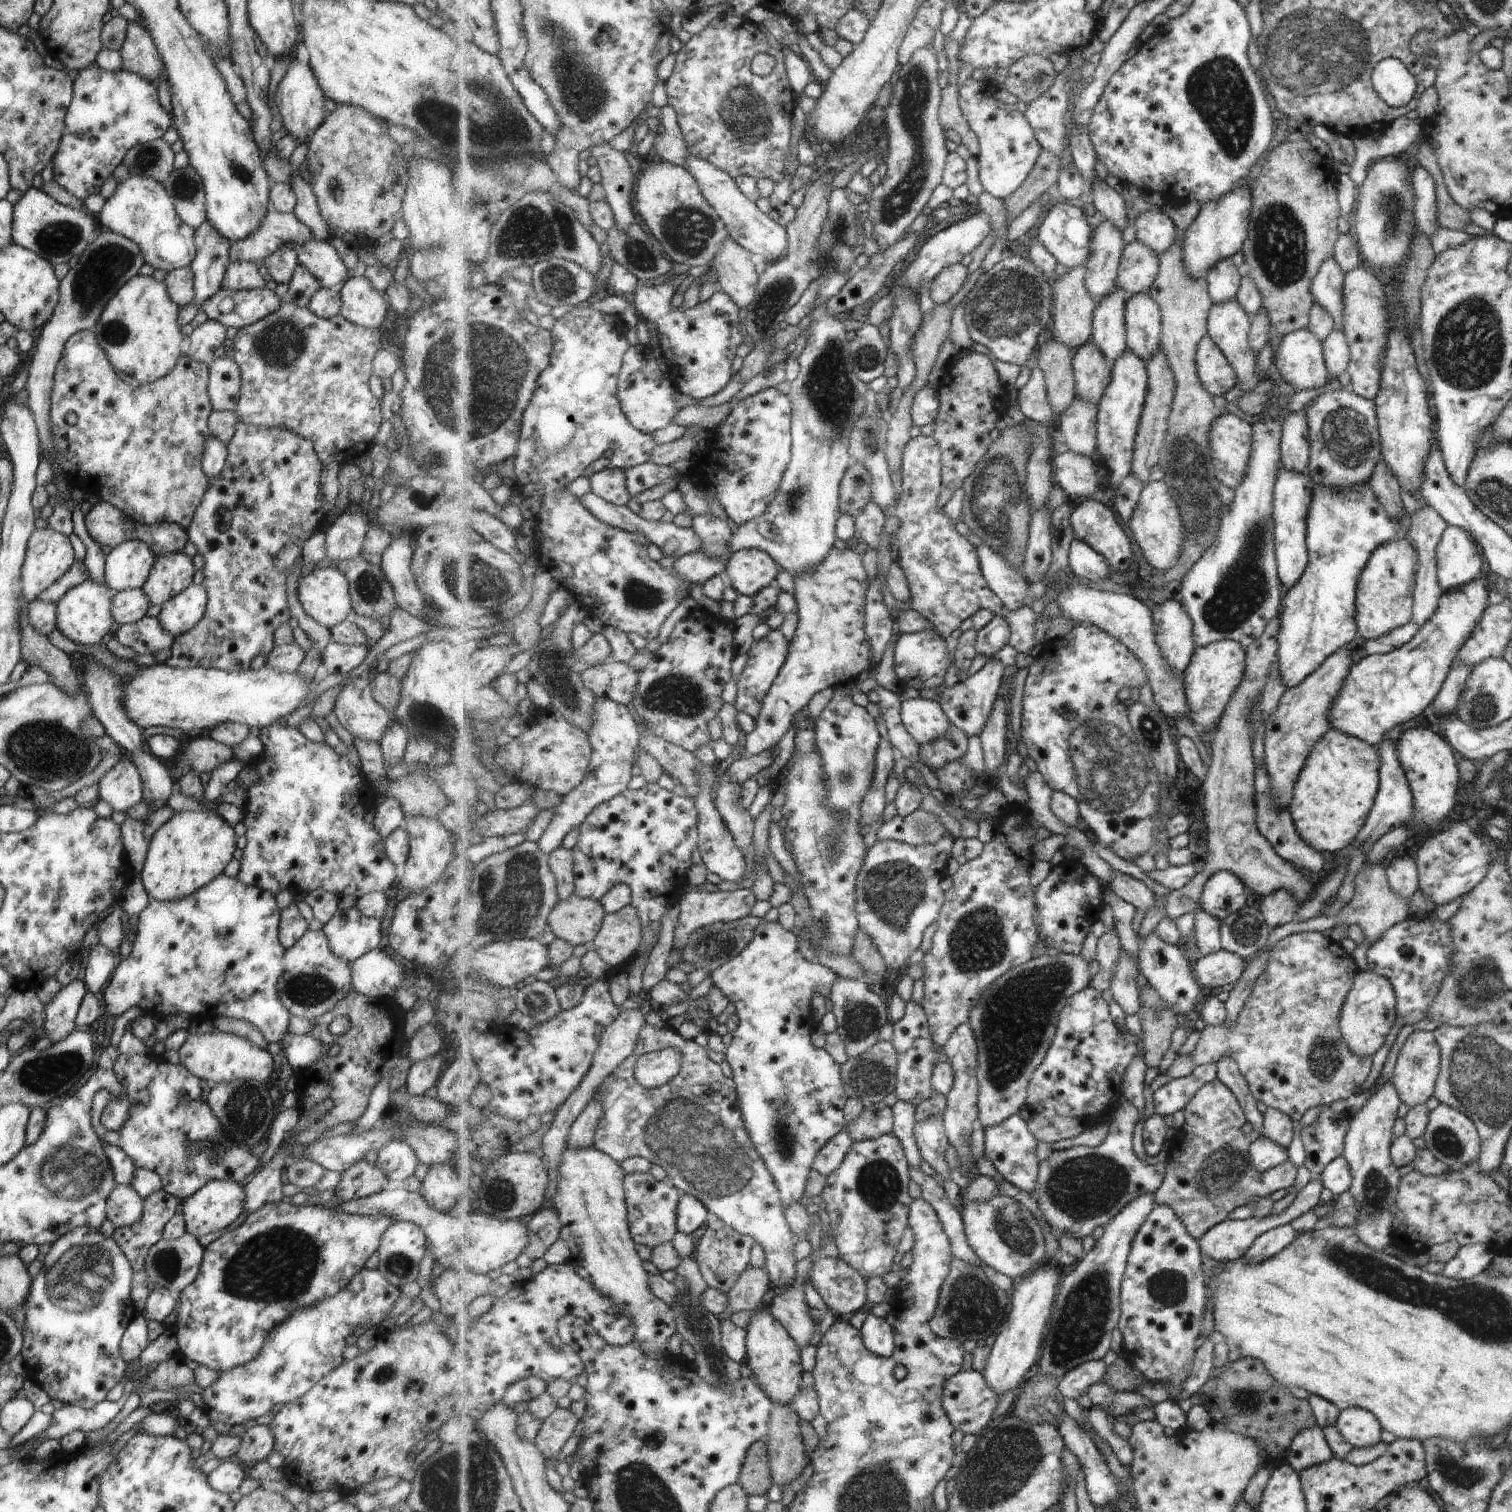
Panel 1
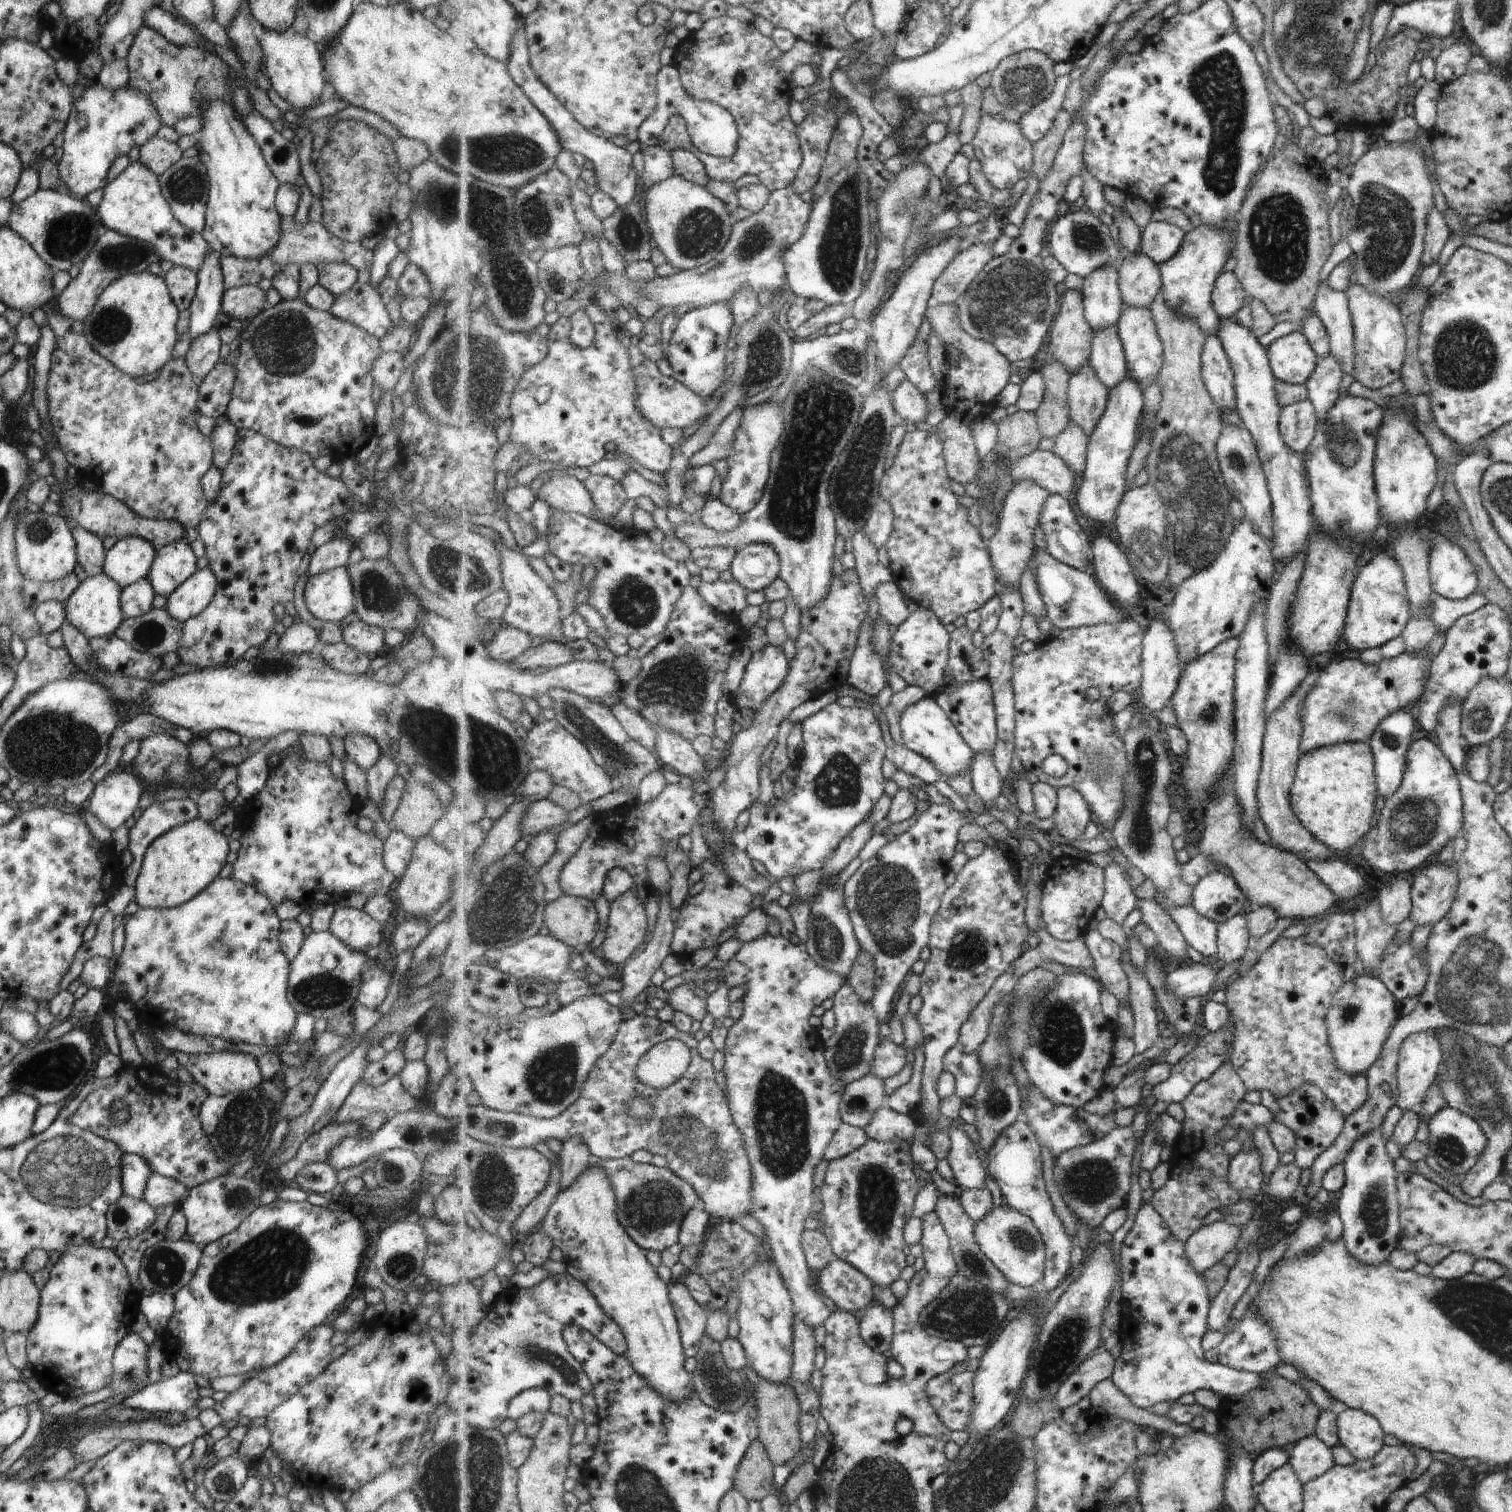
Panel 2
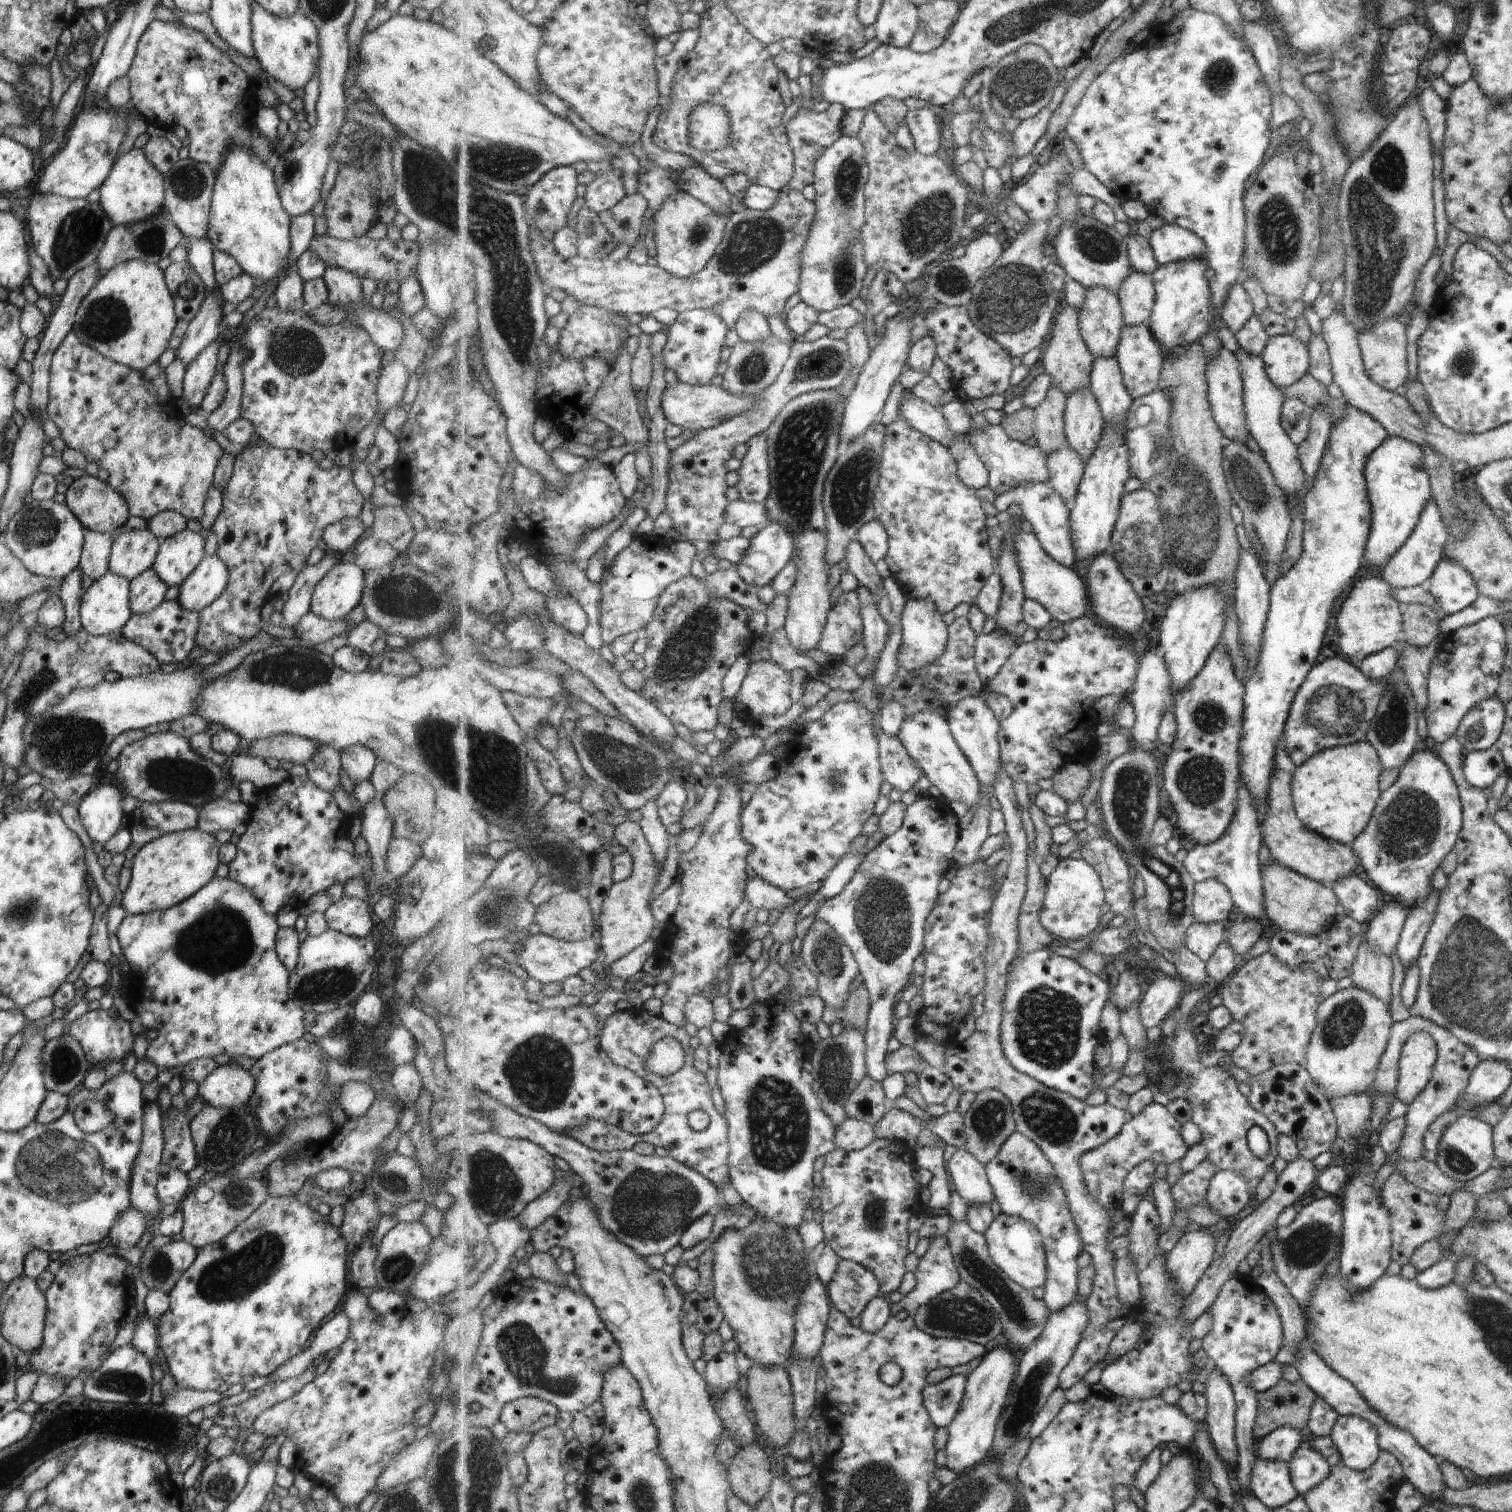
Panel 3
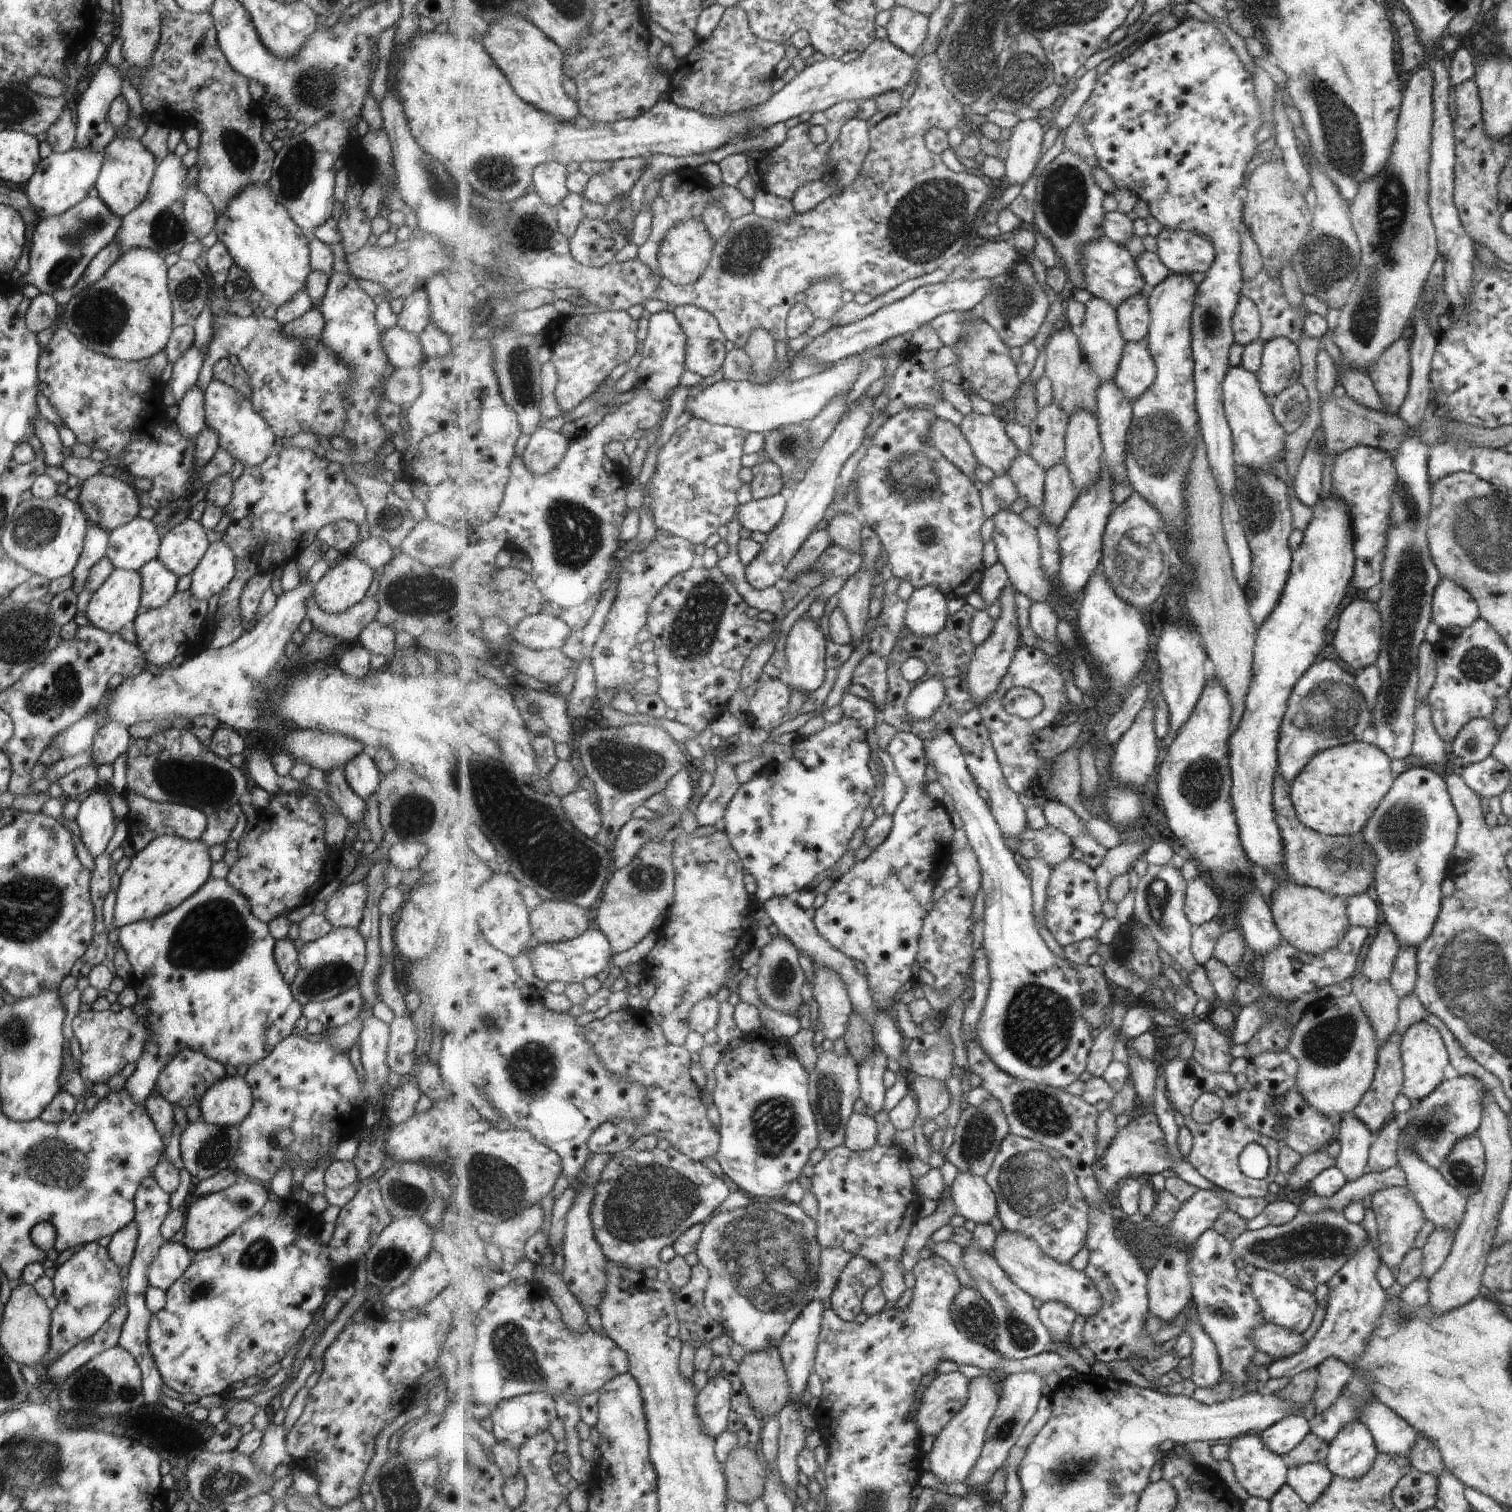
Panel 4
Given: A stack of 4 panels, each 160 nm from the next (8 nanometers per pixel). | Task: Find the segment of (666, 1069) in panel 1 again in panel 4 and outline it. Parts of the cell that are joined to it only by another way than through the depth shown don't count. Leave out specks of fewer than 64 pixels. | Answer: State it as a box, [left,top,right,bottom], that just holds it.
[641,830,754,1045]

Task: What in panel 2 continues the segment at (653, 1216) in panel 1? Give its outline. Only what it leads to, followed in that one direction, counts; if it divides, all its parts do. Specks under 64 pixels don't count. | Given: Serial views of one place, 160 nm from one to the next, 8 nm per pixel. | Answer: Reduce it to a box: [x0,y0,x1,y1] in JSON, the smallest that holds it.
[591,1157,705,1251]

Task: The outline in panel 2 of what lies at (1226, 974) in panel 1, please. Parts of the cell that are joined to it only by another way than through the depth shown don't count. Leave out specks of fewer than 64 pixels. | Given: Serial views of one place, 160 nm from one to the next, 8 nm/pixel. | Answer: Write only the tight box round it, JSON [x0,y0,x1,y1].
[1167,958,1222,998]

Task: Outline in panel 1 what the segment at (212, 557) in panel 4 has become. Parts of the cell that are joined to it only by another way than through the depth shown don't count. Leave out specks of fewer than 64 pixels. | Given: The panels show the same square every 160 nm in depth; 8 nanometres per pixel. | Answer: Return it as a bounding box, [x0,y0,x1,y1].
[157,583,206,638]

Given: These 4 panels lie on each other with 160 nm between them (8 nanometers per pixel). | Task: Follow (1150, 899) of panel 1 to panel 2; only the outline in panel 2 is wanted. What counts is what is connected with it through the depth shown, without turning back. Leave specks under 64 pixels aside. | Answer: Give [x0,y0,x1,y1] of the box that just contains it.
[1138,899,1188,958]

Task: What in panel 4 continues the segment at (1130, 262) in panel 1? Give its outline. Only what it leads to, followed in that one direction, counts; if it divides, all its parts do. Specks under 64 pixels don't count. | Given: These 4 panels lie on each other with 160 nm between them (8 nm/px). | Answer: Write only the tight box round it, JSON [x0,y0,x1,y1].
[1116,291,1152,341]

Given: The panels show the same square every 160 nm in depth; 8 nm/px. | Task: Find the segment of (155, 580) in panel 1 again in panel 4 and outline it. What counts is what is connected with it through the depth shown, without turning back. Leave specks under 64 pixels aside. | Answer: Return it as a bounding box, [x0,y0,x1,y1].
[156,518,211,576]

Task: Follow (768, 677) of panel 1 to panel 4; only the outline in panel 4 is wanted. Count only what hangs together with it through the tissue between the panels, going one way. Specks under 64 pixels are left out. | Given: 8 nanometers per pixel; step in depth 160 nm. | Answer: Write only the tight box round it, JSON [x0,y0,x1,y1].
[748,678,792,732]

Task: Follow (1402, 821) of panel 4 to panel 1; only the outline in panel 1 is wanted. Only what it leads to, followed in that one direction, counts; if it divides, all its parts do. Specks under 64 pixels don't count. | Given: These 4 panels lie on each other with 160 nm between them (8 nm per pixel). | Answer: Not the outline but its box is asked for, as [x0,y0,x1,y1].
[1395,727,1457,835]

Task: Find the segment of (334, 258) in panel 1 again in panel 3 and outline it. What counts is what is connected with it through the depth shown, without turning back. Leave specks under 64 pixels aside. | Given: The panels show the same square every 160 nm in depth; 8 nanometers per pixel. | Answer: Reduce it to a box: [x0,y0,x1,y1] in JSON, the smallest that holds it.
[321,267,365,308]

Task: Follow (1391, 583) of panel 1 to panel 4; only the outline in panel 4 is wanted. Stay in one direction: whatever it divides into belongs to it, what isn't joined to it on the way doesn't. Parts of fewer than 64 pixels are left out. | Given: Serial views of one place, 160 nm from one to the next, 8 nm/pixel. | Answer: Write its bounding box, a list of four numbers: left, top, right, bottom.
[1331,599,1381,668]

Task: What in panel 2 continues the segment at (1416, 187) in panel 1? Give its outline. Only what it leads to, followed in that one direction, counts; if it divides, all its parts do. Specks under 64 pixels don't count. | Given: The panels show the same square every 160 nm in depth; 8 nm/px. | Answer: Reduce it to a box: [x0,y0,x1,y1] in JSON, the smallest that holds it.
[1420,208,1450,267]

